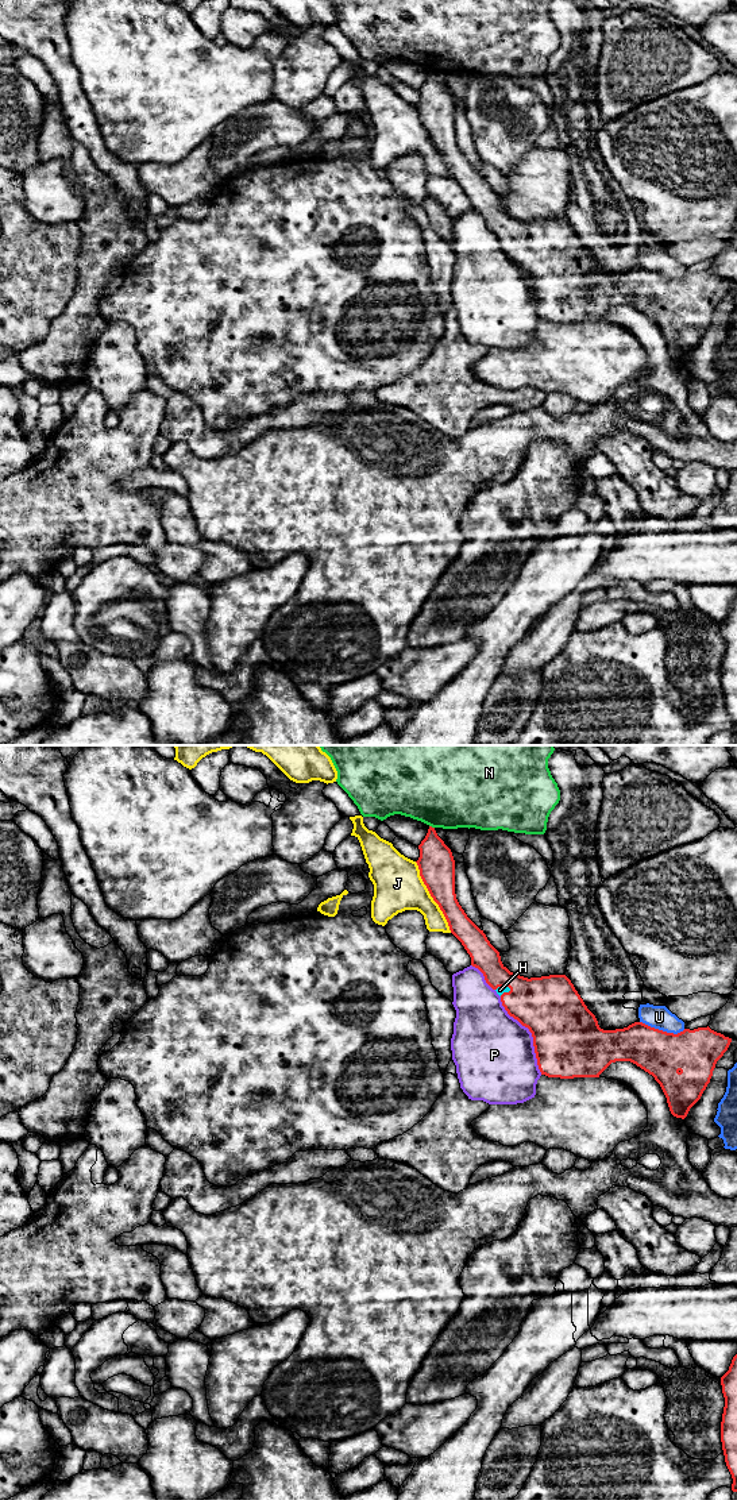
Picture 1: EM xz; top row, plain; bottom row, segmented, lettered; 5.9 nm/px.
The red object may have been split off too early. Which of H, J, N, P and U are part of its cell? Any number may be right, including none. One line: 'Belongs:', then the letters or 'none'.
Belongs: H

